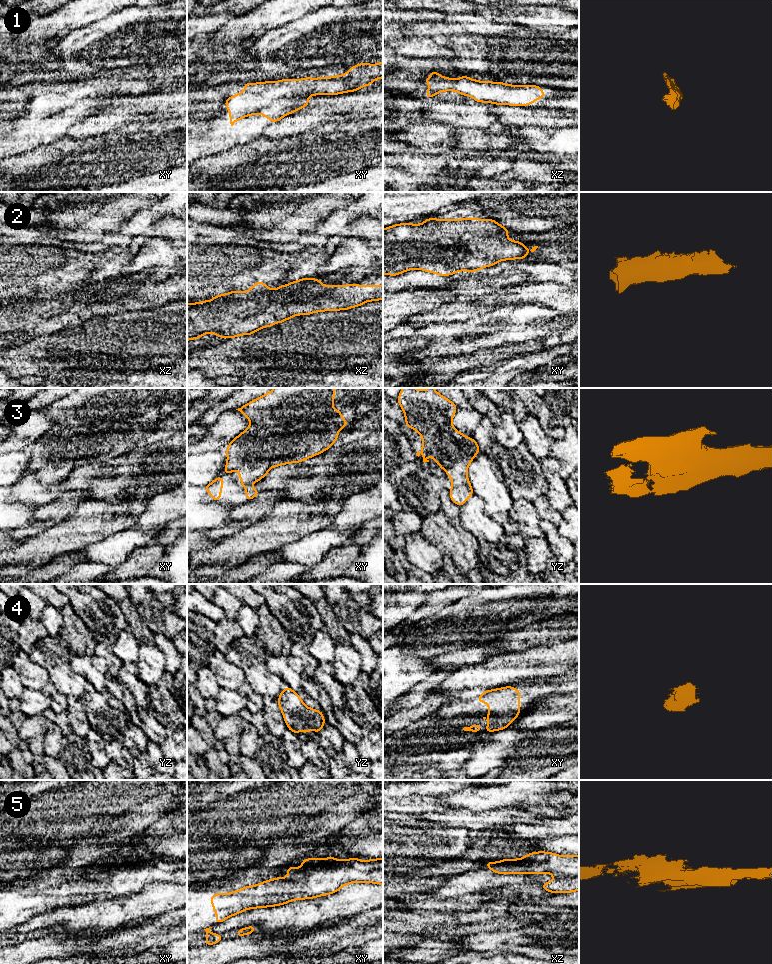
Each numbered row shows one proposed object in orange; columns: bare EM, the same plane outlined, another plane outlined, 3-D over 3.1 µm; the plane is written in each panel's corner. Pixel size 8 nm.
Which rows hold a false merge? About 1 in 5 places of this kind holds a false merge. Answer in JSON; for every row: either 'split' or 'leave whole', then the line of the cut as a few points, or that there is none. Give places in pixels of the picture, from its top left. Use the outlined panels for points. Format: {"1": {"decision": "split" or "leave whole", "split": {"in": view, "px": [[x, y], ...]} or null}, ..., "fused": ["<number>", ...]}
{"1": {"decision": "leave whole", "split": null}, "2": {"decision": "leave whole", "split": null}, "3": {"decision": "leave whole", "split": null}, "4": {"decision": "leave whole", "split": null}, "5": {"decision": "leave whole", "split": null}, "fused": []}

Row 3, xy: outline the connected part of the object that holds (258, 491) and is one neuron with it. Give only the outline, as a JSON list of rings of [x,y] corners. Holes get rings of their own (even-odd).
[[[274,388],[272,391],[266,393],[265,395],[256,398],[248,404],[236,409],[243,413],[250,420],[250,424],[247,429],[245,429],[240,435],[234,438],[226,447],[227,463],[224,472],[228,475],[231,474],[231,472],[234,470],[237,470],[239,472],[239,478],[242,480],[240,484],[246,488],[245,492],[247,501],[256,497],[260,492],[259,490],[251,488],[250,486],[252,484],[256,484],[259,480],[265,477],[268,474],[269,469],[284,464],[302,462],[326,451],[337,440],[338,432],[340,431],[340,429],[343,427],[346,428],[348,424],[346,419],[342,417],[342,413],[339,410],[334,409],[333,399],[335,397],[335,389],[336,388]]]

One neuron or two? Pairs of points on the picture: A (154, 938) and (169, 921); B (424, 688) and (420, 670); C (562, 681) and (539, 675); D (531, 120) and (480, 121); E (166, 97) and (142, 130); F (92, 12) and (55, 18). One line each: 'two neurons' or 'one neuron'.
A: one neuron
B: two neurons
C: two neurons
D: two neurons
E: two neurons
F: one neuron

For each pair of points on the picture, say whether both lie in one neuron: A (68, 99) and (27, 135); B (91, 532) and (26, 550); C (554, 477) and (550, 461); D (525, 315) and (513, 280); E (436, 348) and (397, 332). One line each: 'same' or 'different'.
A: same
B: same
C: same
D: different
E: same

